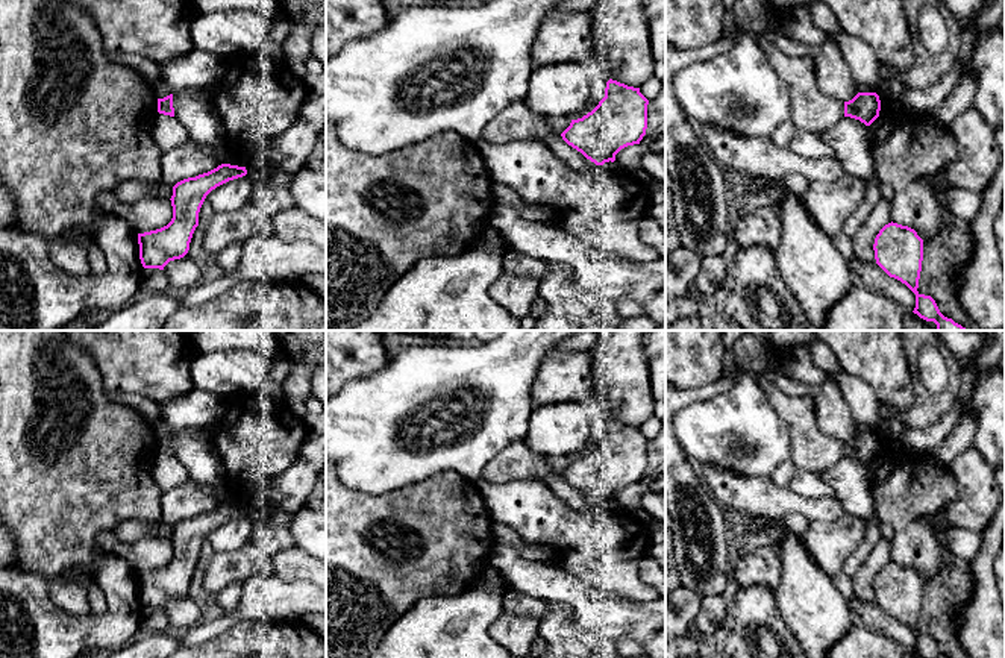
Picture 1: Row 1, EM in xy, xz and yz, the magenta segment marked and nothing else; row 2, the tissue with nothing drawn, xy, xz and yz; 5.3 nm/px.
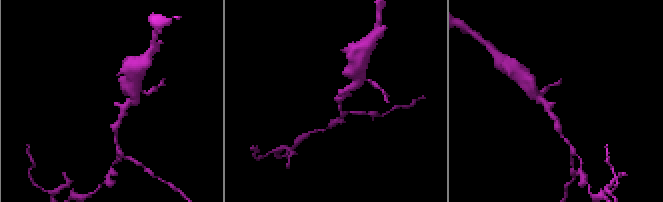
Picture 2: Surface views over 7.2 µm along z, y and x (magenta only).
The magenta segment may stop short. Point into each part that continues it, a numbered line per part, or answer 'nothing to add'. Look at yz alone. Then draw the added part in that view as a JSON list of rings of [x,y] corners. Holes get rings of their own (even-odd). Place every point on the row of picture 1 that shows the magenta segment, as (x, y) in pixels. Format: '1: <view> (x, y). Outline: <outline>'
nothing to add

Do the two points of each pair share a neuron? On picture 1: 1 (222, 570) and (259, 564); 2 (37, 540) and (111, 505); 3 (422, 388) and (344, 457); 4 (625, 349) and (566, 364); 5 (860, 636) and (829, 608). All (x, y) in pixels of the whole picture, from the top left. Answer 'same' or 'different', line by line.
1: same
2: same
3: same
4: different
5: different

